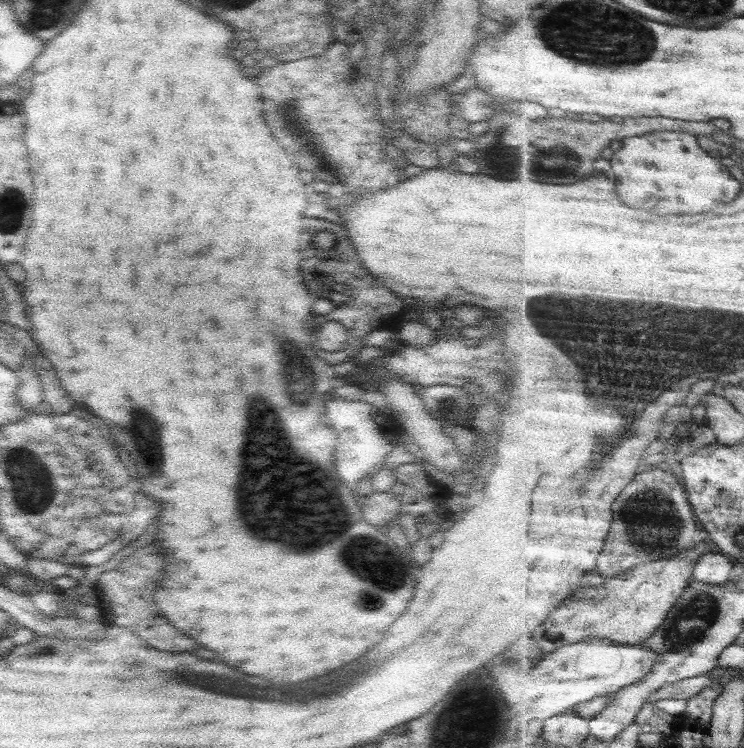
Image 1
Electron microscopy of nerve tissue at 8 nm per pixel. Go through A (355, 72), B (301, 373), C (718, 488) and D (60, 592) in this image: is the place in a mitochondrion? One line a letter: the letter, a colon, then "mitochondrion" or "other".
A: other
B: mitochondrion
C: other
D: other

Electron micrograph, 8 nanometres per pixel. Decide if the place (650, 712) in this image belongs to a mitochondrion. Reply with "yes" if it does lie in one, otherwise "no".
no

